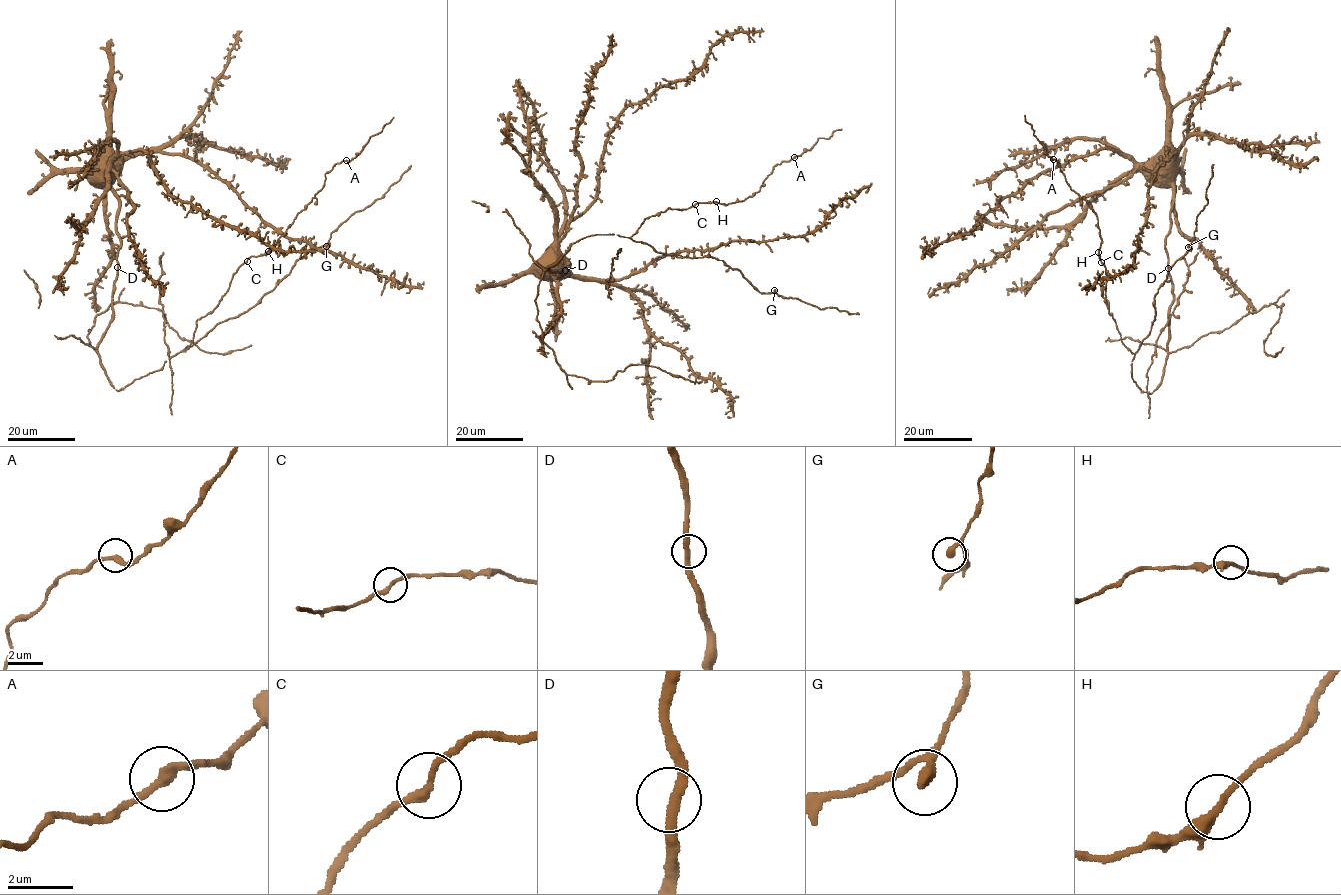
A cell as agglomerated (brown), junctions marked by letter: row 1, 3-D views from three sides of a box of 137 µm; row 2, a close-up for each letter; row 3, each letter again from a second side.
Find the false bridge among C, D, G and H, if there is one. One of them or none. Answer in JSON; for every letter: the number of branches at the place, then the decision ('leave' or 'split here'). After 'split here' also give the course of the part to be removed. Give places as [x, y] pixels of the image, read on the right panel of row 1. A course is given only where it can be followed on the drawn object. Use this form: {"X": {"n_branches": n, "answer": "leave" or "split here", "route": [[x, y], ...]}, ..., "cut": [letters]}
{"C": {"n_branches": 2, "answer": "leave"}, "D": {"n_branches": 2, "answer": "leave"}, "G": {"n_branches": 2, "answer": "leave"}, "H": {"n_branches": 2, "answer": "leave"}, "cut": []}

